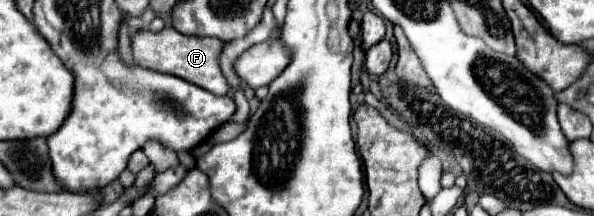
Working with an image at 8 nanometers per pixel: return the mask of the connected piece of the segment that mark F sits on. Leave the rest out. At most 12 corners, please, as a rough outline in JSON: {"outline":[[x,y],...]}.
{"outline":[[172,26],[132,36],[136,64],[218,96],[224,42]]}

